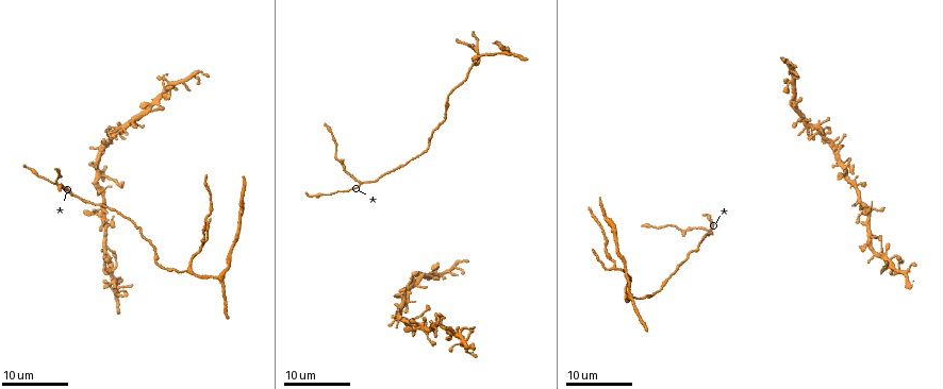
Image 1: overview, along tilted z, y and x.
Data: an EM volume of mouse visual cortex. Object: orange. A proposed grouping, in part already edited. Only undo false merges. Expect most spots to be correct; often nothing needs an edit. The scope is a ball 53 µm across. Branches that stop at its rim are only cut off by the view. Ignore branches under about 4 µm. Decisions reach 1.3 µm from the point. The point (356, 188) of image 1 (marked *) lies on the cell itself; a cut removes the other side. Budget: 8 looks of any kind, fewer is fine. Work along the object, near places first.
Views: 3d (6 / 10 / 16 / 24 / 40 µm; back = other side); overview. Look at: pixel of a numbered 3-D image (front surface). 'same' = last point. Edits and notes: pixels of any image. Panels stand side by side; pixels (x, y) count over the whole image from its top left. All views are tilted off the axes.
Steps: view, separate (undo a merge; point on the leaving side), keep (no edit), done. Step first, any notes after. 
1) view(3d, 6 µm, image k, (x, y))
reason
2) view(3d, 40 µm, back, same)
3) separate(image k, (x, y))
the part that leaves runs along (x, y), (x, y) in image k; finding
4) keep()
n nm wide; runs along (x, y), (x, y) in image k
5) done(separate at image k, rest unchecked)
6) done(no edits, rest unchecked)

view(3d, 16 µm, image 1, (679, 232))
three arms meet

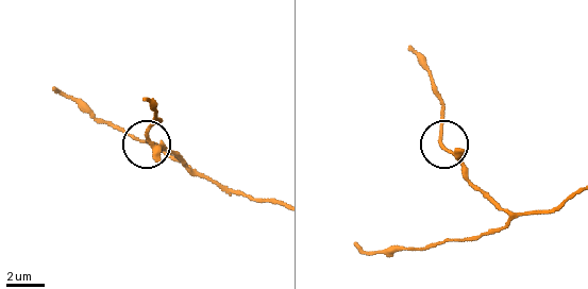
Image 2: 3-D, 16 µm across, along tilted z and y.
view(3d, 6 µm, image 2, (448, 149))

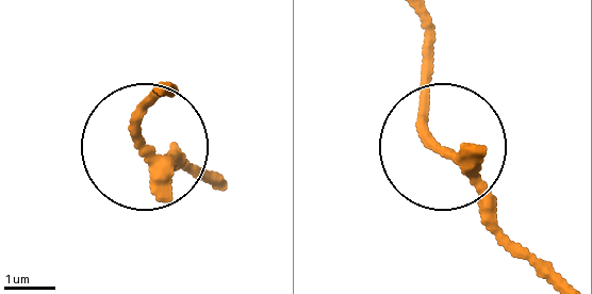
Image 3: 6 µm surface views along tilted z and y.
keep()
3 arms; runs along (557, 276), (432, 137), (422, 48) in image 3; all the same cell

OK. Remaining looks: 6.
view(3d, 24 µm, image 1, (71, 196))
three arms meet

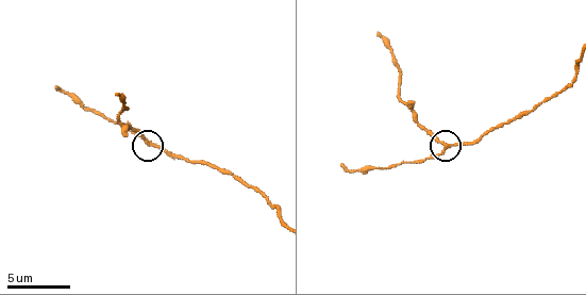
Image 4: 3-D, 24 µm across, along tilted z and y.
view(3d, 6 µm, image 4, (448, 146))

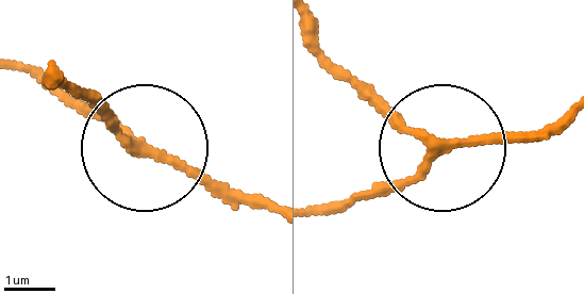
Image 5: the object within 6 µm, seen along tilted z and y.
keep()
runs along (397, 192), (434, 141), (315, 42) in image 5; one cell here

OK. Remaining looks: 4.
view(3d, 24 µm, image 1, (449, 101))

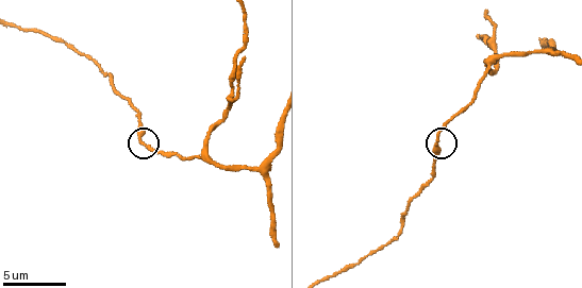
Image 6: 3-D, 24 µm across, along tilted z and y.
view(3d, 10 µm, image 6, (435, 138))

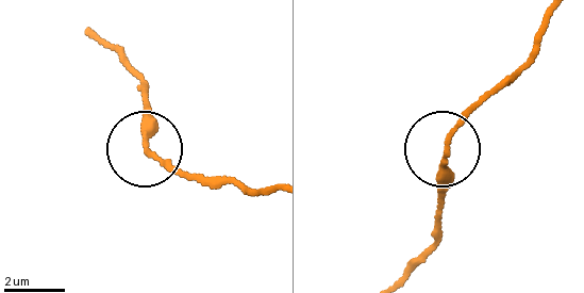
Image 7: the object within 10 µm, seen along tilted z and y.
keep()
runs along (92, 38), (120, 58), (143, 87), (151, 152), (201, 184) in image 7; one cell here

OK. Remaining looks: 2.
view(3d, 10 µm, image 6, (198, 156))
calibre changes

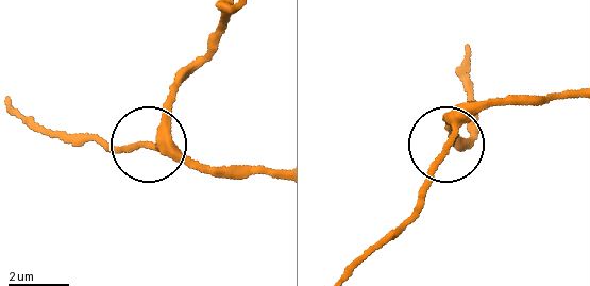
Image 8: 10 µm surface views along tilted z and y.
view(3d, 10 µm, back, image 8, (148, 144))

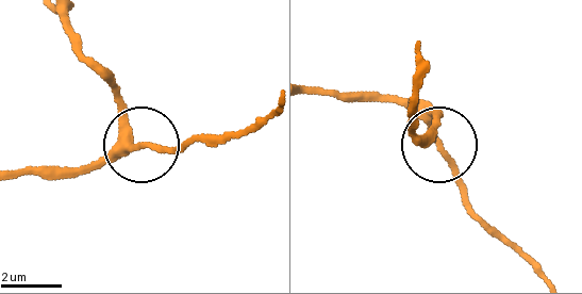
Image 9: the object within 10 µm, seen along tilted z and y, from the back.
keep()
180 nm wide; all the same cell

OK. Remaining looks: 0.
done(no edits, rest unchecked)

